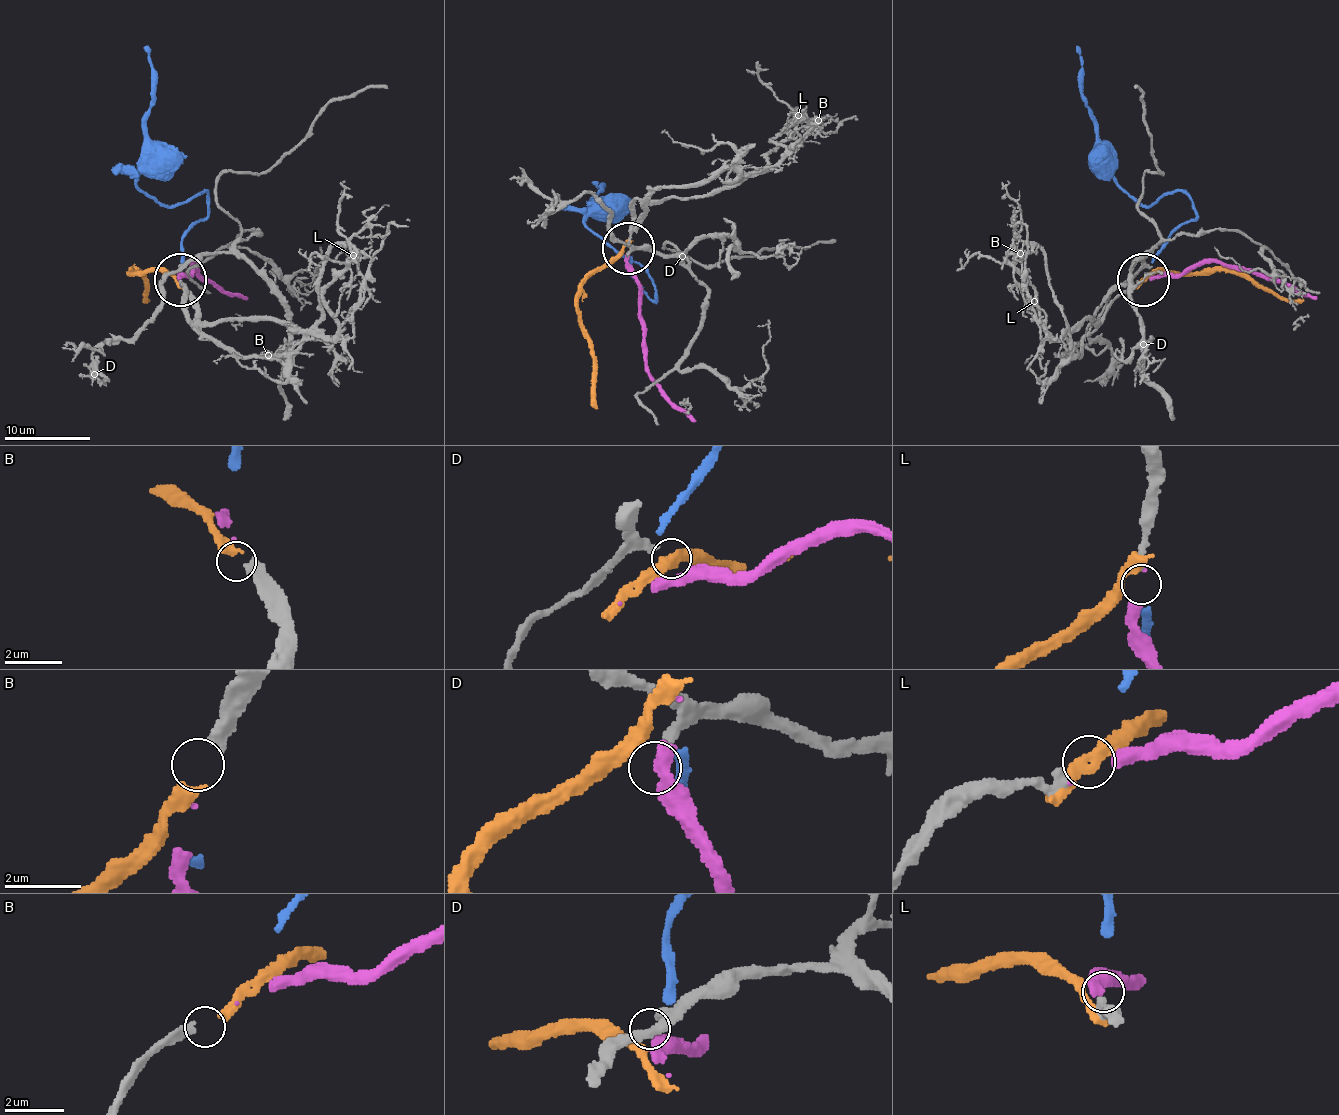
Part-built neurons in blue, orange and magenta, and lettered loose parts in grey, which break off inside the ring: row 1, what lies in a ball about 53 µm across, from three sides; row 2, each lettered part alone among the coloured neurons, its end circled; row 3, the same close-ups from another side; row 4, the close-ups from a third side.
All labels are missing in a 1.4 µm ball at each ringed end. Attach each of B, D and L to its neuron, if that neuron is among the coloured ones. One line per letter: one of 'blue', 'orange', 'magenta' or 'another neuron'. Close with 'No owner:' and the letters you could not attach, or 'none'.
B: orange
D: another neuron
L: magenta
No owner: D

